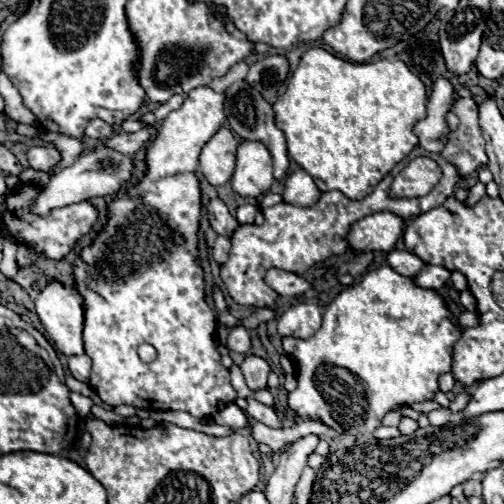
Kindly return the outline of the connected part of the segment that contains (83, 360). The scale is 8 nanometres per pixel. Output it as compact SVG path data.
M74 355L68 359L68 369L74 379L88 383L90 381L90 359L88 355Z

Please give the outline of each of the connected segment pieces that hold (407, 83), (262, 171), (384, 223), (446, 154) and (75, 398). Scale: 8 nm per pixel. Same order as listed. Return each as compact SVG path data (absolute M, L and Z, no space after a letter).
M314 47L308 49L288 81L286 93L274 103L276 123L286 135L290 157L312 177L322 179L328 189L342 191L348 199L364 199L416 145L412 127L426 117L426 87L404 61L380 59L374 63L352 63Z
M242 141L236 153L232 189L242 197L260 197L272 185L272 155L260 141Z
M392 211L372 213L352 225L348 233L354 251L390 251L400 239L406 221Z
M456 99L452 111L460 119L458 131L452 131L448 135L448 143L442 151L442 157L450 163L454 163L460 171L460 175L470 175L478 167L488 163L486 151L484 151L484 137L478 123L478 103L468 99Z
M72 393L72 395L70 395L70 401L72 401L76 413L78 413L82 419L88 419L88 415L90 415L90 407L92 407L92 401L90 401L88 397L84 397L84 395L78 395L78 393Z

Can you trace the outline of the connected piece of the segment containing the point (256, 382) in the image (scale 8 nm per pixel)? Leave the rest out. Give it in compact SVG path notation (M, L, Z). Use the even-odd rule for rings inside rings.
M246 355L246 359L244 359L244 363L240 365L240 369L242 369L242 373L244 373L246 385L248 385L252 391L266 389L266 379L268 379L270 367L268 367L268 363L266 363L262 357Z

